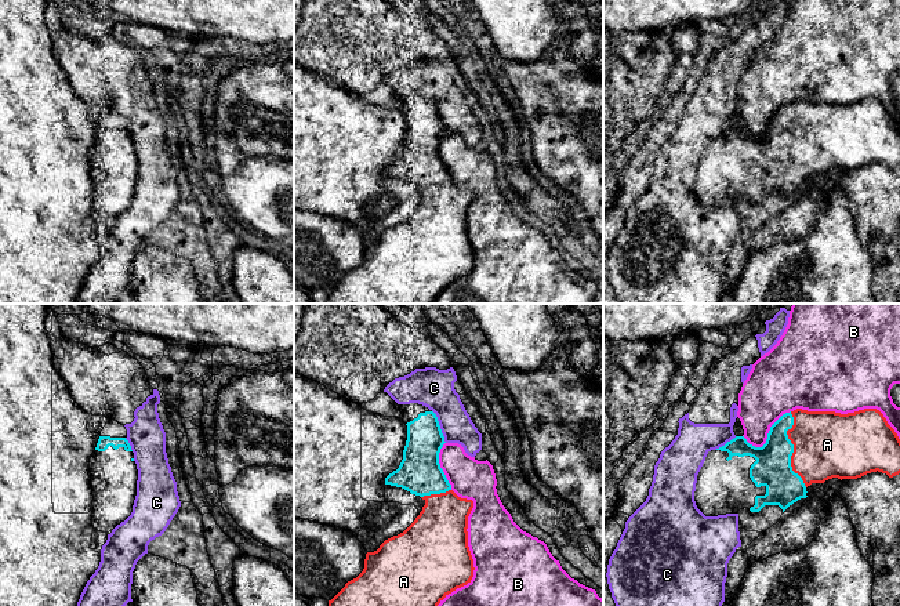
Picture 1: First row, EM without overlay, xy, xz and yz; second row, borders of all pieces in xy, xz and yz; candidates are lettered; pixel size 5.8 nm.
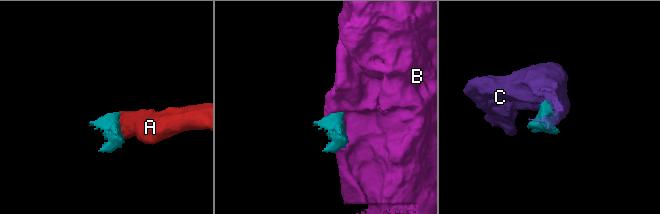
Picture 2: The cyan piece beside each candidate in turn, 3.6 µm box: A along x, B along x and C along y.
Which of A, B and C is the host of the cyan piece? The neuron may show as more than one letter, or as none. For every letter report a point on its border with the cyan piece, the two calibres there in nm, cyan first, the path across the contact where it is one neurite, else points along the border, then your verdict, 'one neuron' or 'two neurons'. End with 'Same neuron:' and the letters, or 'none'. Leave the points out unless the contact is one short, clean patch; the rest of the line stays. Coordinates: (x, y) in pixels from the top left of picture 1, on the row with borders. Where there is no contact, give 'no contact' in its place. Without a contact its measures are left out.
A: contact yz (793, 449); calibres 220 and 380 nm; one neuron
B: contact yz (768, 436); calibres 220 and 300 nm; two neurons
C: contact xz (439, 427); calibres 220 and 240 nm; two neurons
Same neuron: A

